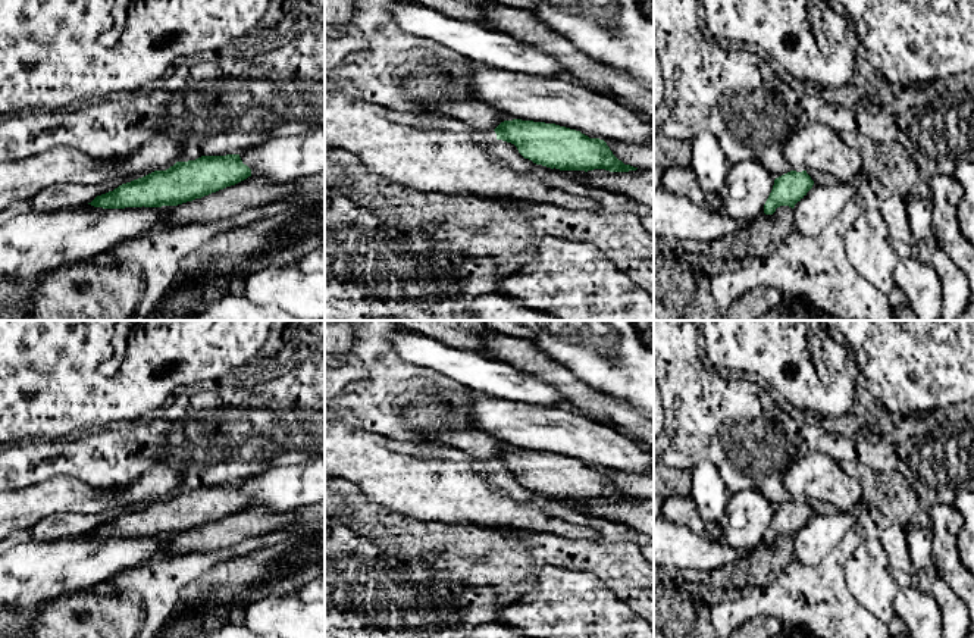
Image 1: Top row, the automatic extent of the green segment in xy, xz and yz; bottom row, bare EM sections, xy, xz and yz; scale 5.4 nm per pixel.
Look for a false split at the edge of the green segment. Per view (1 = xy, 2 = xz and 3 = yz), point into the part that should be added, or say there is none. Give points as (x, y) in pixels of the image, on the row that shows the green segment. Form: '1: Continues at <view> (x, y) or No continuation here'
1: No continuation here
2: No continuation here
3: No continuation here

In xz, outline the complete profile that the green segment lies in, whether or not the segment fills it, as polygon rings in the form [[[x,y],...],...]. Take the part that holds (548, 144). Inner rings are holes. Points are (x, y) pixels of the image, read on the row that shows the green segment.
[[[513,119],[501,122],[494,131],[497,140],[514,144],[524,159],[551,169],[638,169],[618,160],[604,140],[589,138],[580,131],[555,123]]]

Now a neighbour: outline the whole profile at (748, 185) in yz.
[[[742,160],[729,169],[720,193],[721,210],[733,219],[751,223],[764,213],[773,185],[773,175],[760,162]]]

